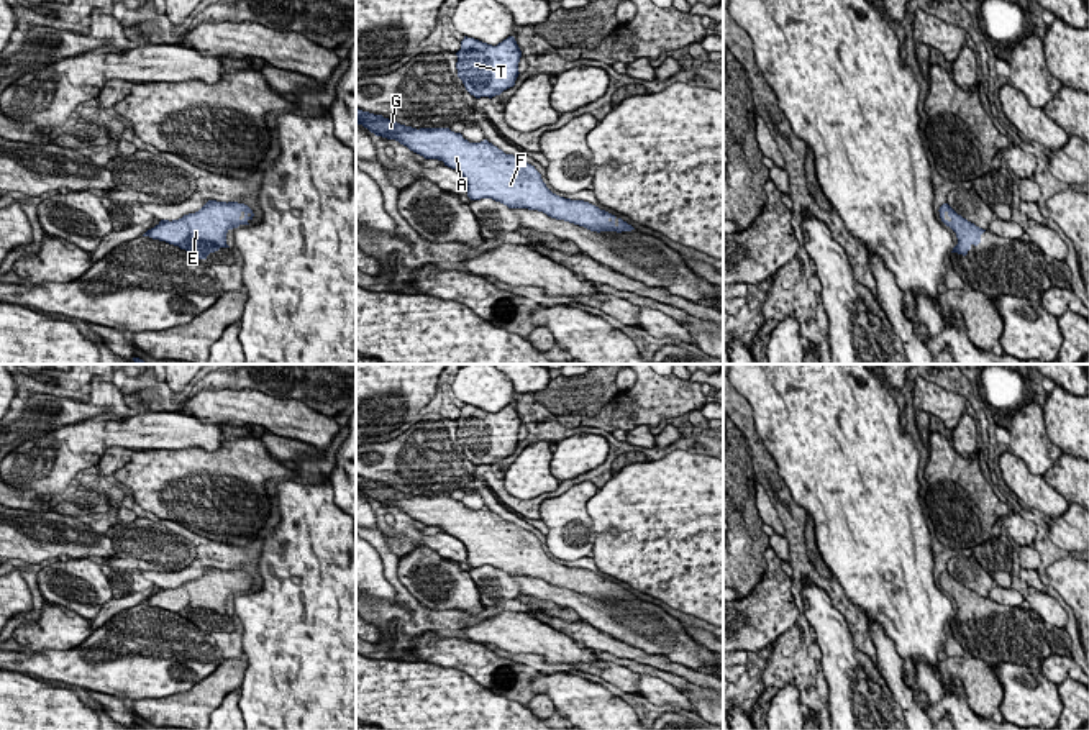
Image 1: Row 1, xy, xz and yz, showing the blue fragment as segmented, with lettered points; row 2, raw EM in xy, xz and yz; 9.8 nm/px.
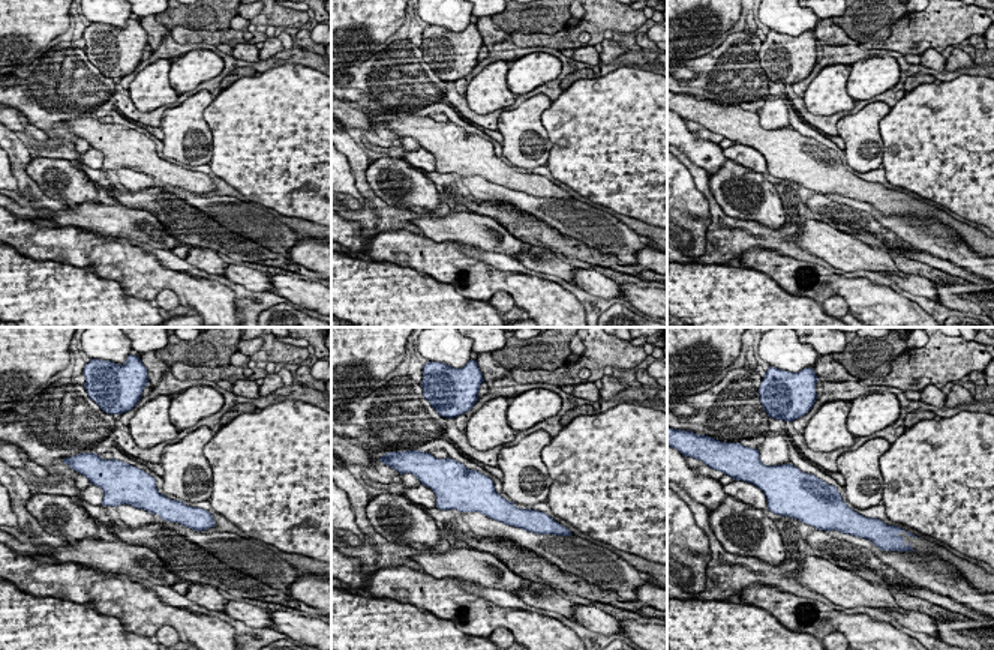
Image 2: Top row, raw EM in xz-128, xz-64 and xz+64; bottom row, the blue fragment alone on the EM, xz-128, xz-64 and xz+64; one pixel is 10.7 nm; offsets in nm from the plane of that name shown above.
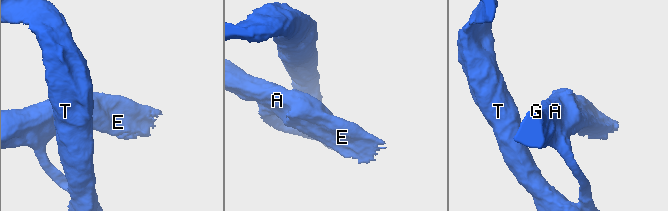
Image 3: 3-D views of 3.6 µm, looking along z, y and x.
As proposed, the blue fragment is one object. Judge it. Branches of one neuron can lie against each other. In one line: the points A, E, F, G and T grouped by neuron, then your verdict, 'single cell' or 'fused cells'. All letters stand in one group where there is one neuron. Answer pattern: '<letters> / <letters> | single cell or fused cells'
A E F G T | single cell

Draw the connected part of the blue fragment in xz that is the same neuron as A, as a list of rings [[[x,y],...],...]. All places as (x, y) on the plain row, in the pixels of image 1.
[[[356,476],[356,492],[395,507],[425,527],[443,528],[467,550],[471,568],[492,566],[508,576],[528,576],[590,599],[631,599],[631,592],[599,574],[553,561],[535,533],[489,510],[469,510],[449,495],[412,495]]]

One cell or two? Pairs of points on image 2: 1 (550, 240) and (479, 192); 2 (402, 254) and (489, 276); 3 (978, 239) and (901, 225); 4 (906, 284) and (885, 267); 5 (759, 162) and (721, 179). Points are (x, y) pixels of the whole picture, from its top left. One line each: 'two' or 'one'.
1: two
2: one
3: two
4: two
5: two

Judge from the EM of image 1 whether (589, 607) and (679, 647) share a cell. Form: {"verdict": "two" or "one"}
{"verdict": "one"}

